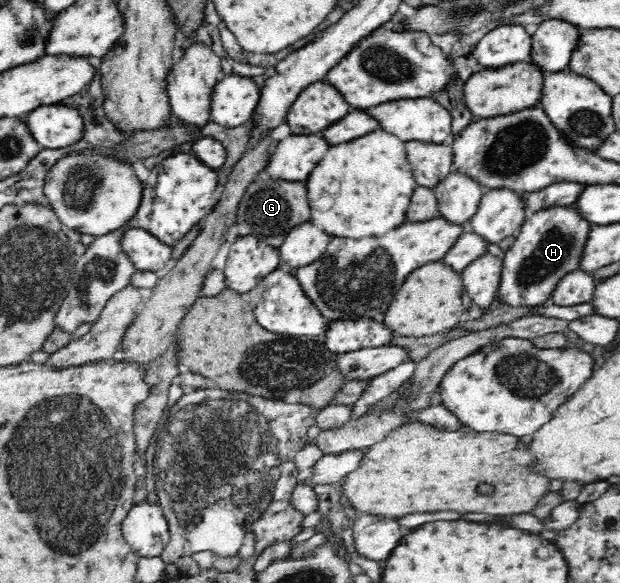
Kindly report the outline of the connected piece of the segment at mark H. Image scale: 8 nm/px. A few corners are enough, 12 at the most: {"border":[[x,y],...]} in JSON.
{"border":[[579,207],[530,214],[502,260],[498,302],[551,301],[581,267]]}

